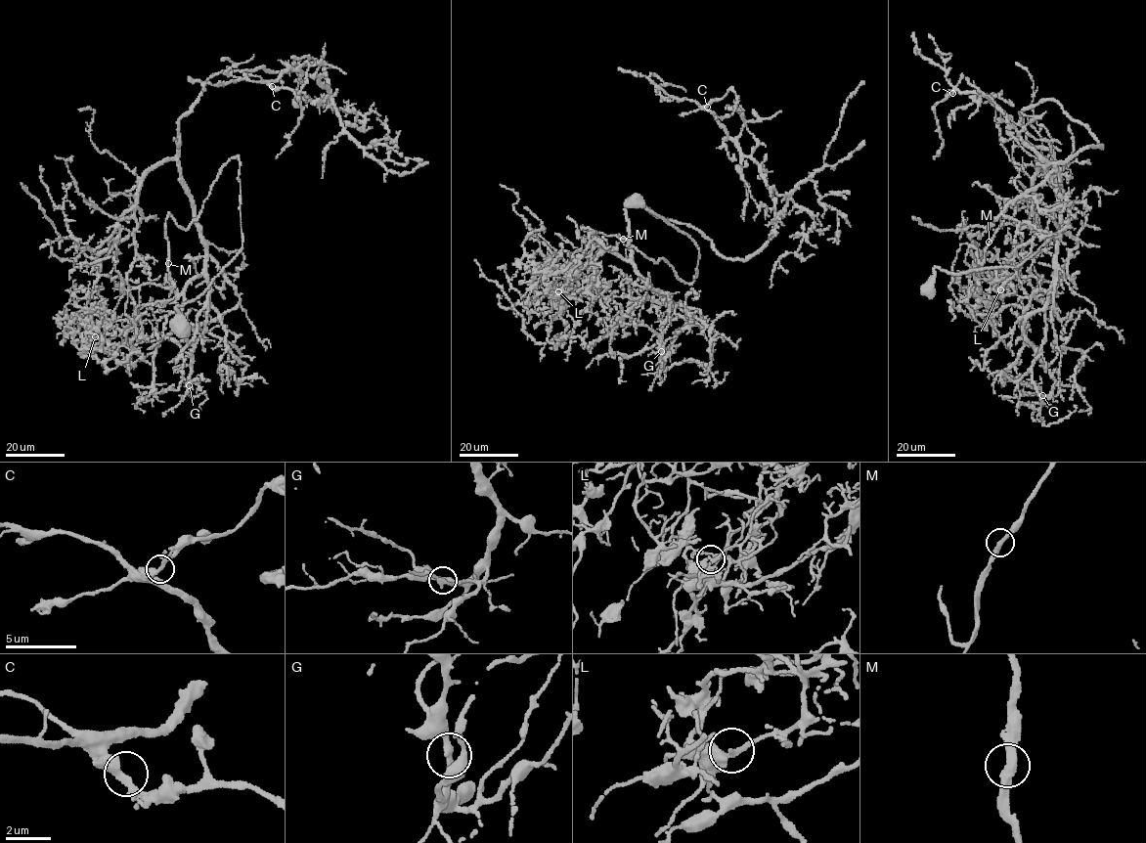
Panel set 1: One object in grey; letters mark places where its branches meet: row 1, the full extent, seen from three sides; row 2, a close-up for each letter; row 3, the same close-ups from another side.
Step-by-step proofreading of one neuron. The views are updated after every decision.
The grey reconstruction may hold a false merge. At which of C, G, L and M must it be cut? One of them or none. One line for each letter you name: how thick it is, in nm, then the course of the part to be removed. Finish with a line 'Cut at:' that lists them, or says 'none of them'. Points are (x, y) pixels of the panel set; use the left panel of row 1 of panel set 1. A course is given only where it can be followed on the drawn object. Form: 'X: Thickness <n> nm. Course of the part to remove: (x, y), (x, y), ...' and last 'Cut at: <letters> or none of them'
L: Thickness 300 nm. Course of the part to remove: (95, 336), (173, 285), (168, 213), (188, 228), (238, 155), (242, 248), (176, 307), (188, 335)
Cut at: L

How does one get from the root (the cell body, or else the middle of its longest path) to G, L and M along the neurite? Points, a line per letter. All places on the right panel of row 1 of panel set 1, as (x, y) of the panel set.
G: (928, 291), (1080, 200), (969, 247), (1003, 301), (1053, 167), (1042, 395)
L: (928, 291), (936, 267), (1018, 267), (1080, 200), (1020, 229), (1002, 208), (965, 260), (1000, 289)
M: (928, 291), (936, 267), (957, 275), (1018, 267), (1080, 200), (1050, 206), (1020, 229), (1010, 202), (989, 242)

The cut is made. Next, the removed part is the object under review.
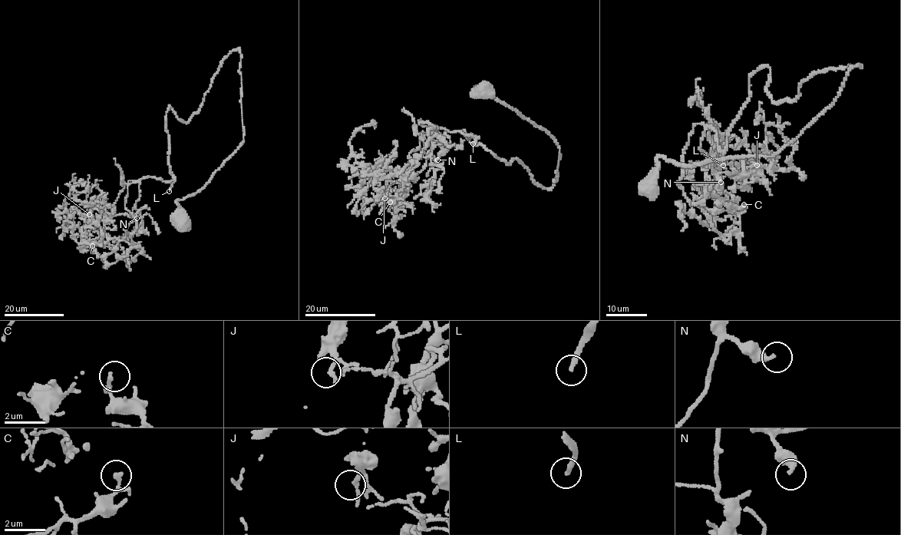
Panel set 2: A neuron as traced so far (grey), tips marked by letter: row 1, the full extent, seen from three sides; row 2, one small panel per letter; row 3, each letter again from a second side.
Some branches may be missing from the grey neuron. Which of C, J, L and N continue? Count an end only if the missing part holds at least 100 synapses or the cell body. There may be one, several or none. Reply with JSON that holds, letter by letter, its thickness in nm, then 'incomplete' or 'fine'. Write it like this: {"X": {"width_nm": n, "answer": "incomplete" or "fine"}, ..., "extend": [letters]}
{"C": {"width_nm": 150, "answer": "fine"}, "J": {"width_nm": 140, "answer": "fine"}, "L": {"width_nm": 240, "answer": "incomplete"}, "N": {"width_nm": 280, "answer": "fine"}, "extend": ["L"]}

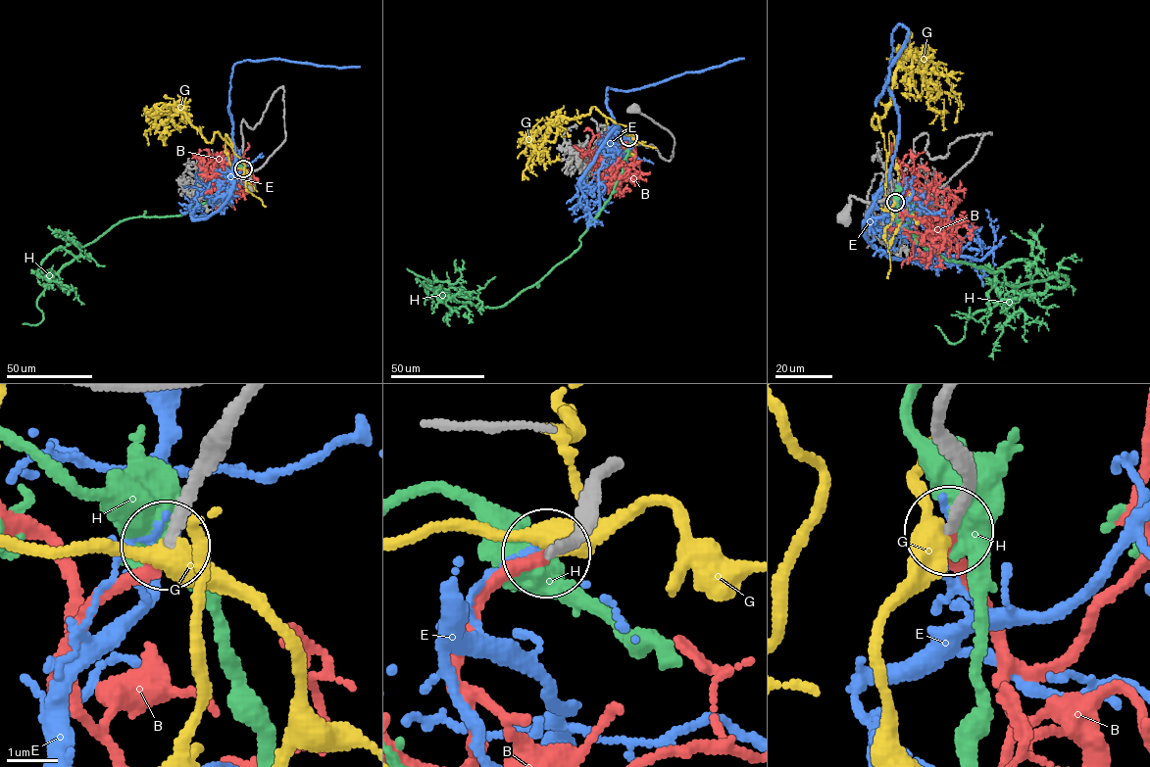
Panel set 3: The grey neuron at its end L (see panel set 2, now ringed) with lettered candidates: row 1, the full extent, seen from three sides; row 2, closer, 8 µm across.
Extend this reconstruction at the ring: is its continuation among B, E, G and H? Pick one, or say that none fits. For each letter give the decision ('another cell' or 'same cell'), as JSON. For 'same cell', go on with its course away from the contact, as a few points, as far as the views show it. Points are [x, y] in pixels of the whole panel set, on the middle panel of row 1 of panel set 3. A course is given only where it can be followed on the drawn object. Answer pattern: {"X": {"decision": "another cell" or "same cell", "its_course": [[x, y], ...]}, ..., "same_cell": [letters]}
{"B": {"decision": "same cell", "its_course": [[628, 136], [610, 167], [615, 187], [622, 193], [624, 189], [628, 191]]}, "E": {"decision": "another cell"}, "G": {"decision": "another cell"}, "H": {"decision": "another cell"}, "same_cell": ["B"]}

